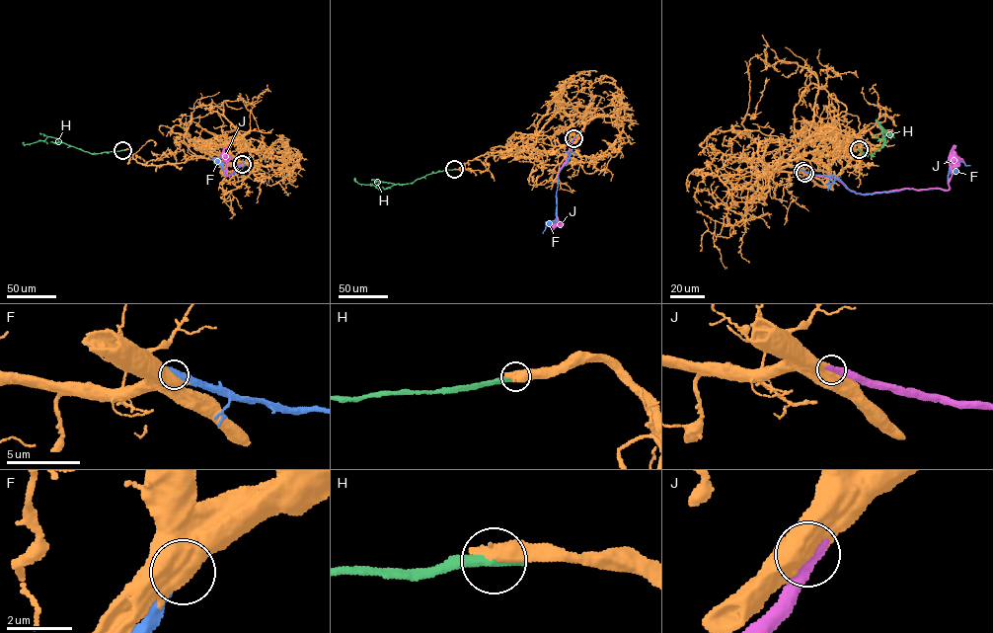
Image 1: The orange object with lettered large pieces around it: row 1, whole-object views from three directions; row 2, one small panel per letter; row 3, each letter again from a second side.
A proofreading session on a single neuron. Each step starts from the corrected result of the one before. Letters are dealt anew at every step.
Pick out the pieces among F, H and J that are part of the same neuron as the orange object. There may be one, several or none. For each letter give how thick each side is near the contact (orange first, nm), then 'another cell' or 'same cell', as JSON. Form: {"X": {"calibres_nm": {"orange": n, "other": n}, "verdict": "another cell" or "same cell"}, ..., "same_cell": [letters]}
{"F": {"calibres_nm": {"orange": 750, "other": 360}, "verdict": "another cell"}, "H": {"calibres_nm": {"orange": 650, "other": 480}, "verdict": "another cell"}, "J": {"calibres_nm": {"orange": 750, "other": 550}, "verdict": "same cell"}, "same_cell": ["J"]}

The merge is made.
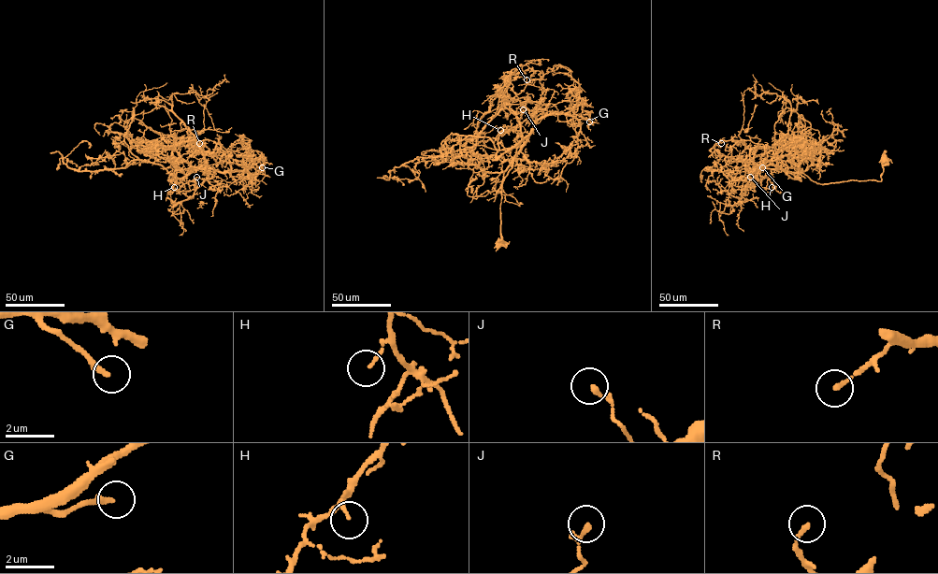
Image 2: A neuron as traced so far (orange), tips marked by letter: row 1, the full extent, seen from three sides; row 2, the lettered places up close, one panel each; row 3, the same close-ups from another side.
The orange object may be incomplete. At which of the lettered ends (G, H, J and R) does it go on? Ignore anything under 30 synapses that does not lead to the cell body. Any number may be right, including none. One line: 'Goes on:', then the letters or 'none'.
Goes on: G

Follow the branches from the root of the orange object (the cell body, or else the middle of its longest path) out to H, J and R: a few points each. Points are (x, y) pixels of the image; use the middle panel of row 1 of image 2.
H: (500, 242), (503, 241), (502, 183), (512, 166), (522, 138), (518, 130), (507, 128), (500, 130)
J: (500, 242), (502, 183), (518, 144), (535, 121), (526, 104), (523, 109)
R: (500, 242), (503, 241), (502, 183), (512, 166), (522, 138), (517, 116), (502, 107), (524, 89), (526, 79)

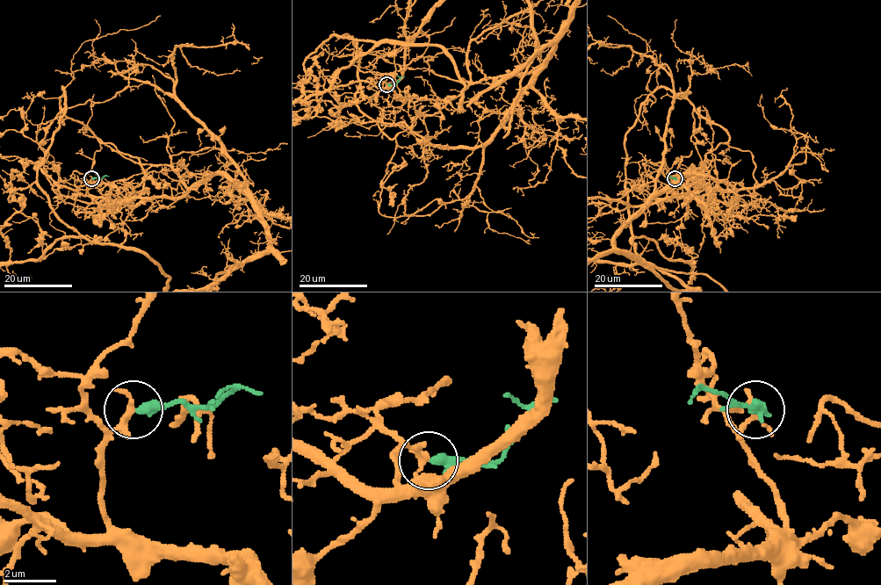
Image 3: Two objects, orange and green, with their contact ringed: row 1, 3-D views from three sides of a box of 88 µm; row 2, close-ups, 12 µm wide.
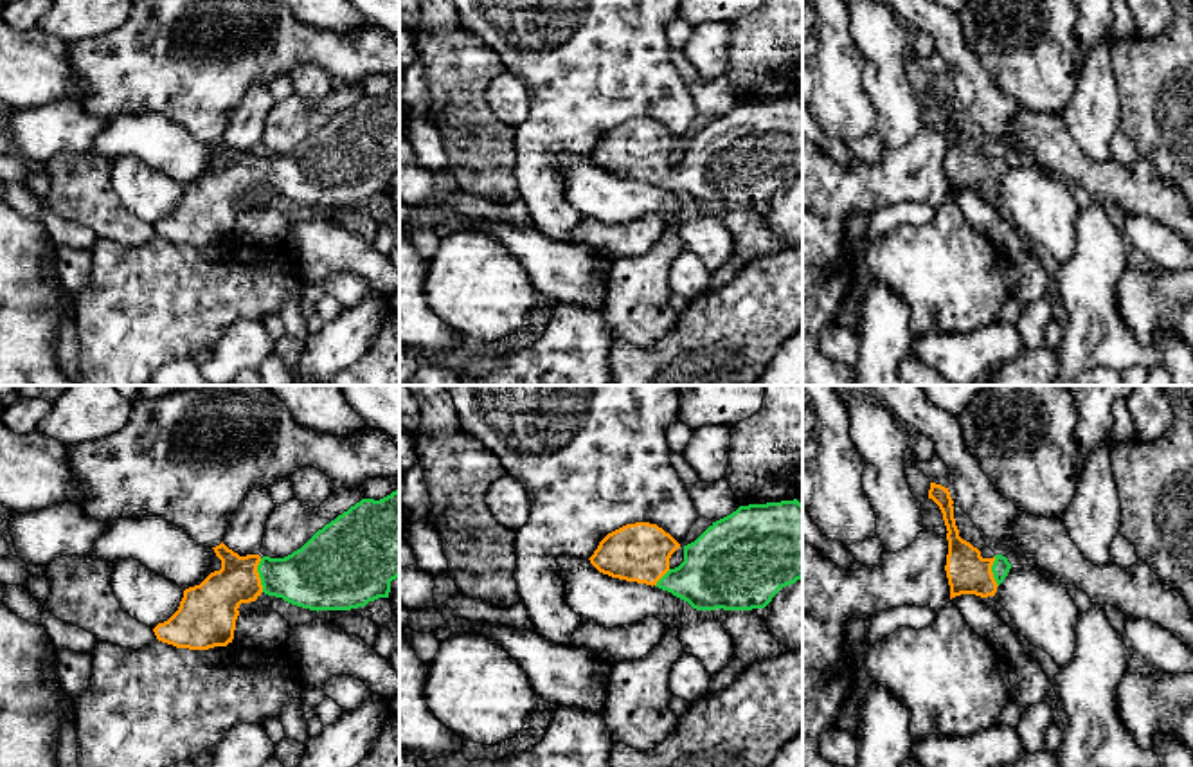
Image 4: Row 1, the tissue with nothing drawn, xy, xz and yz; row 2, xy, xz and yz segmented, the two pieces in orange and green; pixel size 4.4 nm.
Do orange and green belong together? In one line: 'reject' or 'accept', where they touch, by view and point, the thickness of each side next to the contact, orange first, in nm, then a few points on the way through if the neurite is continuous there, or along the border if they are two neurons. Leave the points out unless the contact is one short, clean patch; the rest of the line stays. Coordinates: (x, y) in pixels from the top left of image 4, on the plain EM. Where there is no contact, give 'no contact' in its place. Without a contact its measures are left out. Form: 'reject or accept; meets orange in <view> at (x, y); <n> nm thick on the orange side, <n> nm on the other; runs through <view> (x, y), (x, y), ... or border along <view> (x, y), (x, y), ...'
accept; meets orange in xy at (258, 171); 220 nm thick on the orange side, 280 nm on the other; runs through xy (213, 202), (236, 179), (258, 171), (313, 173)

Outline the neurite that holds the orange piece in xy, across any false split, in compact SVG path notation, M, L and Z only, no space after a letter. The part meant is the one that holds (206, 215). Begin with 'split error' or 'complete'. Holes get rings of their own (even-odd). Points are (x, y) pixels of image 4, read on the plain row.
split error | M399 86L380 97L362 95L284 155L239 153L223 139L212 146L221 166L184 187L178 207L153 225L158 238L189 247L227 243L234 236L239 202L263 189L317 209L351 207L389 194L390 178L399 173Z

